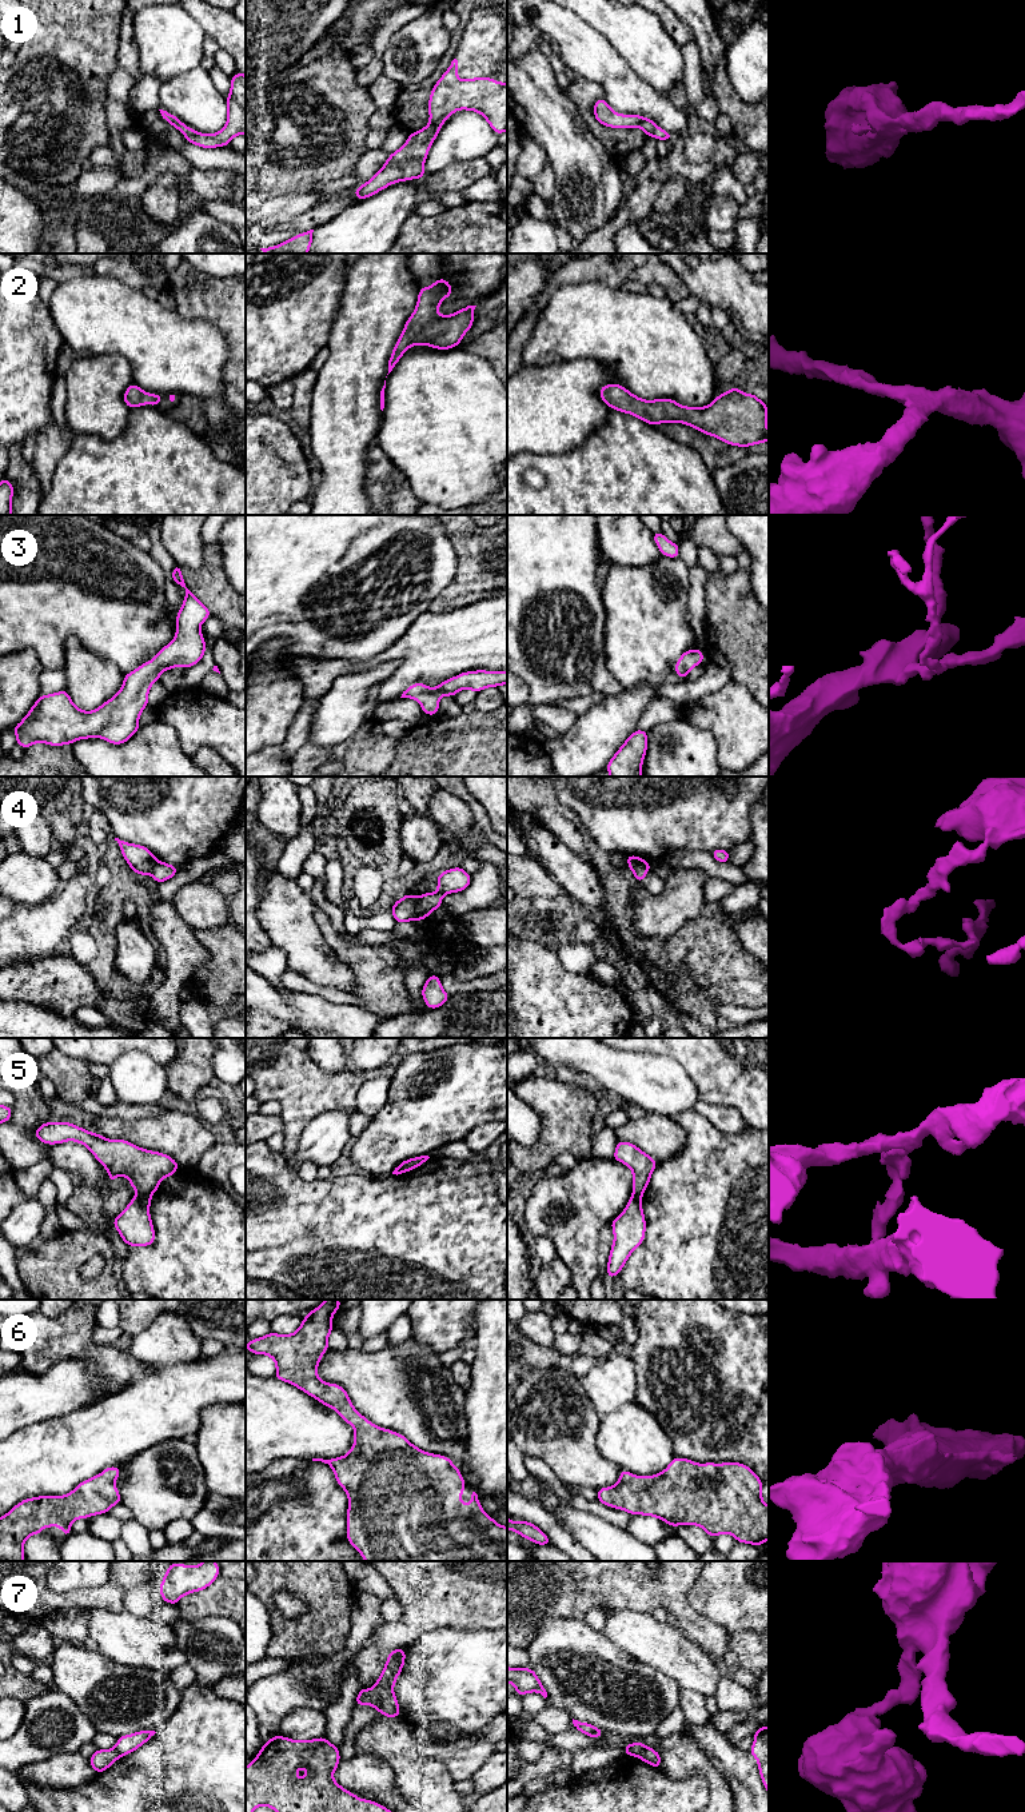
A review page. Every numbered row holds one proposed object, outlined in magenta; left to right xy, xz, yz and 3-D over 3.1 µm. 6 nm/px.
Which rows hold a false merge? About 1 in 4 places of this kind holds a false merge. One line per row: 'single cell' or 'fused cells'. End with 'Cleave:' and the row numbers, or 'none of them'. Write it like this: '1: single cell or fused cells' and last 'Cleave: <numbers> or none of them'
1: single cell
2: single cell
3: single cell
4: fused cells
5: fused cells
6: single cell
7: fused cells
Cleave: 4, 5, 7

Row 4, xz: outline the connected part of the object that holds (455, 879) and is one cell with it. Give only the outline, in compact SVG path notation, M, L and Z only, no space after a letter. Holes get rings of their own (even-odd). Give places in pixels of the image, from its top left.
M463 867L444 870L436 877L438 890L418 897L416 921L426 919L435 909L442 906L442 898L450 893L466 890L471 883L471 875Z

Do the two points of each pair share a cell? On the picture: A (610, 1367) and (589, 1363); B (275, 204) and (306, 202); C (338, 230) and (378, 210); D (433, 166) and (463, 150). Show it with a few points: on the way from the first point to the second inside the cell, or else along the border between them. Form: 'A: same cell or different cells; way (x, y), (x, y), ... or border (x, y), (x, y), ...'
A: different cells; border (601, 1358), (579, 1380)
B: same cell; way (283, 204), (298, 203)
C: same cell; way (347, 230), (354, 230), (369, 215)
D: same cell; way (441, 158), (449, 150), (455, 150)

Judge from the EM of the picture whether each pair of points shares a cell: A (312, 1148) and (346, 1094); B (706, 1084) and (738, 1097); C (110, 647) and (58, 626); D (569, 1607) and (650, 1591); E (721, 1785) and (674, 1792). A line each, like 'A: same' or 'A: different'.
A: different
B: same
C: same
D: same
E: different

